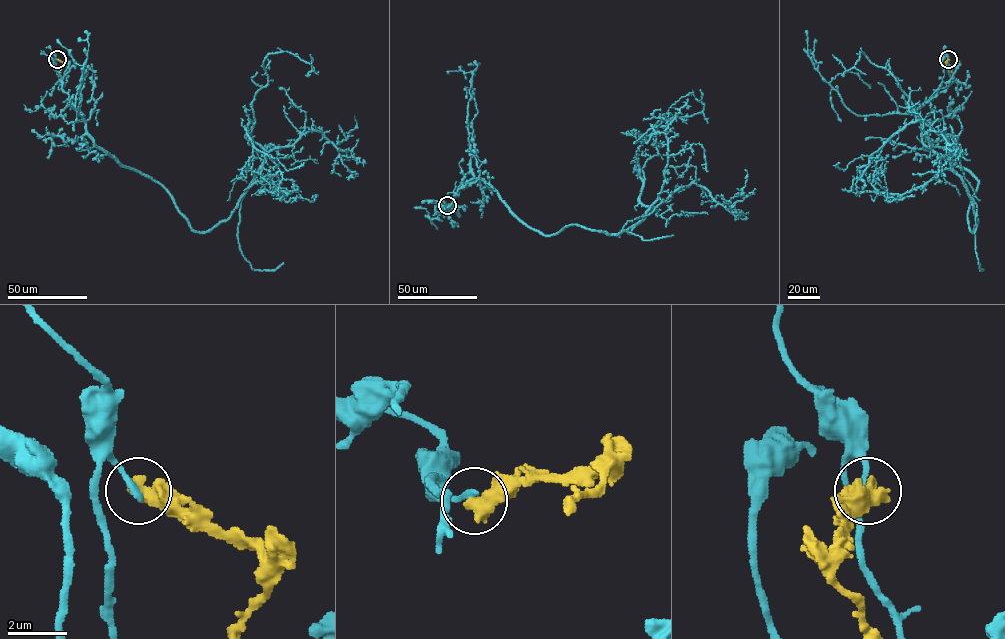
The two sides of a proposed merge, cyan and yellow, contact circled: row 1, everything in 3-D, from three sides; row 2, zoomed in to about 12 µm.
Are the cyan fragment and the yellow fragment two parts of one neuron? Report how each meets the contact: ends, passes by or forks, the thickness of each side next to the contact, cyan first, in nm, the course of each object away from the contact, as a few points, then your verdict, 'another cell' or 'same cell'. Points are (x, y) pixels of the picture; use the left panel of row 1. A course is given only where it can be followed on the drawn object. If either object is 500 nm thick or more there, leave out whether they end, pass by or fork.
240 nm thick on the cyan side, 650 nm on the other; cyan runs (57, 59), (93, 142), (207, 232), (265, 156), (250, 137), (263, 60), (290, 51), (314, 70), (310, 54); yellow runs (57, 59), (64, 63), (60, 75); another cell

